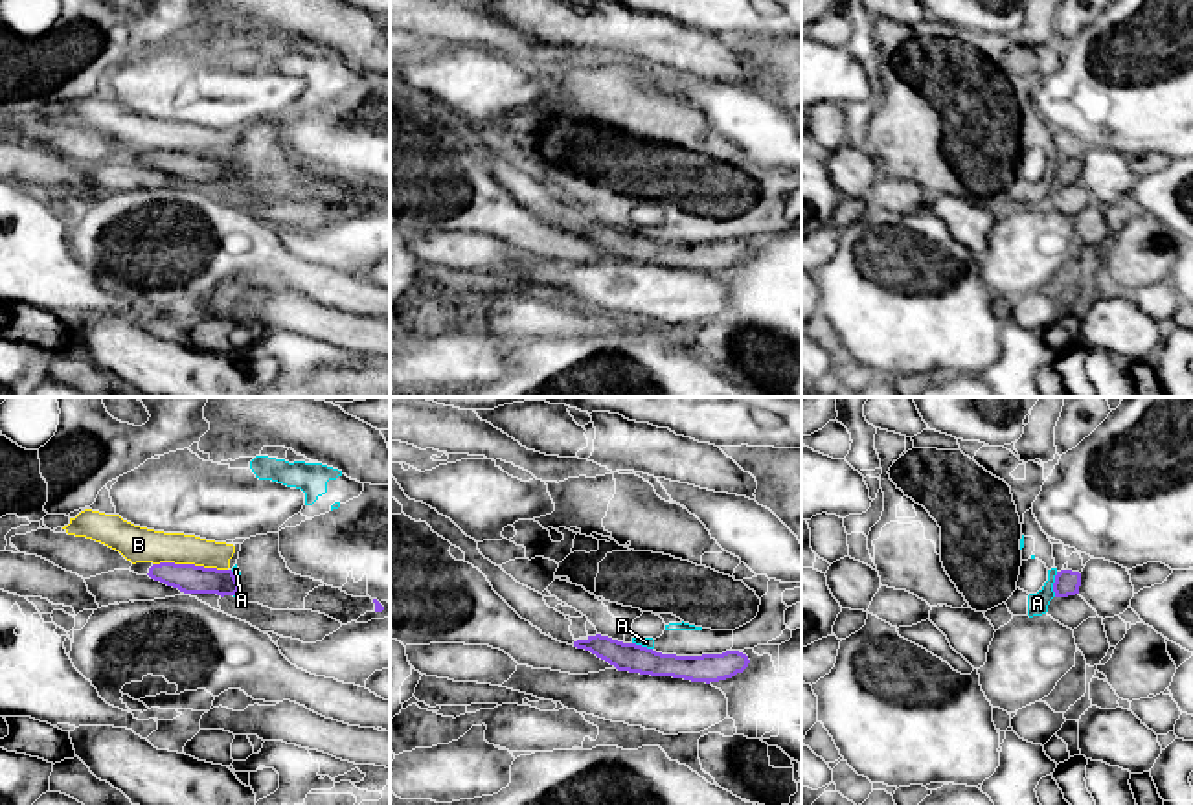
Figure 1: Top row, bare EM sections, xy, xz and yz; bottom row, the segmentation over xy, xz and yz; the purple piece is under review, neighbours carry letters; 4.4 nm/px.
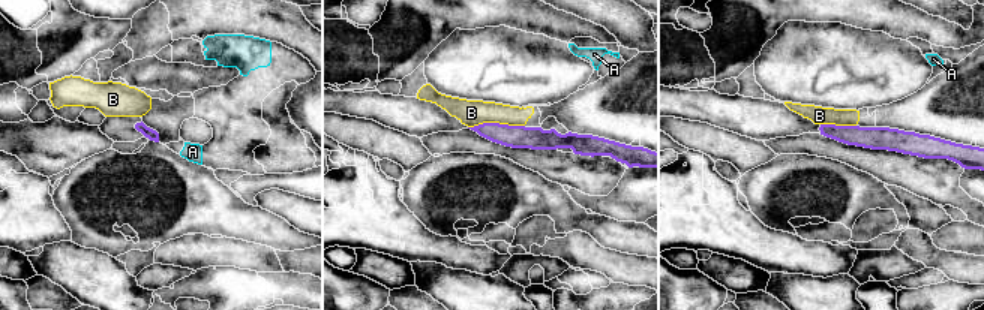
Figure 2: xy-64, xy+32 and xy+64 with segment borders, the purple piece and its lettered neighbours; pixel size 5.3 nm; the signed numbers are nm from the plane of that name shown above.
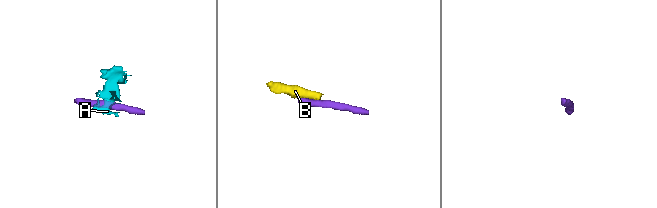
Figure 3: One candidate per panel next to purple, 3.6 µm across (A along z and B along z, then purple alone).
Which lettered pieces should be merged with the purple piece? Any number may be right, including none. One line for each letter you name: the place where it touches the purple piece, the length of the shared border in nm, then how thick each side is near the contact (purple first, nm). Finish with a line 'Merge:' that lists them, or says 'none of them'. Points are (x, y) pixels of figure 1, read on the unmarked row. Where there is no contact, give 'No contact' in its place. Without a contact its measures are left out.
Merge: none of them

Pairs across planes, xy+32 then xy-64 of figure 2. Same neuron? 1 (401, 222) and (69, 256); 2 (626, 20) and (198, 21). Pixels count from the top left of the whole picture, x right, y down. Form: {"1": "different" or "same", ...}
{"1": "different", "2": "same"}

